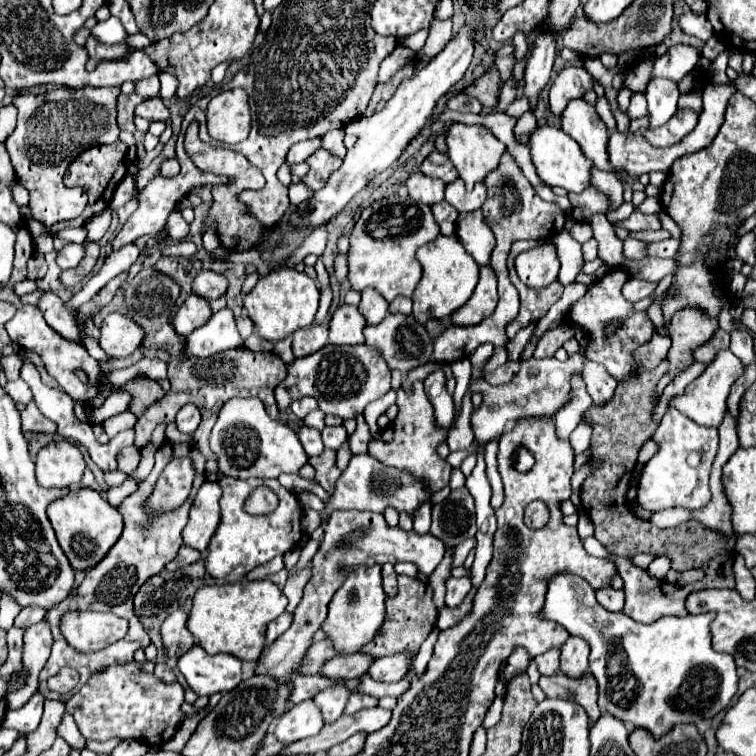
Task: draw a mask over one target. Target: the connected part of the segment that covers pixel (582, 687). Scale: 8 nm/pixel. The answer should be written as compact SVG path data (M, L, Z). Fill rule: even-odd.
M558 673L554 677L540 677L540 689L546 693L546 697L554 699L570 699L582 705L588 713L590 723L600 719L602 711L596 703L598 699L598 687L594 677L588 673L582 679L568 679L564 673Z

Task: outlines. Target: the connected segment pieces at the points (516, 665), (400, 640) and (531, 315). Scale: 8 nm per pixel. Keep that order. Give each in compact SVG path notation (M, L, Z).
M516 649L510 657L508 657L508 661L506 661L506 665L504 665L504 679L506 681L512 681L514 679L514 675L518 675L518 673L526 673L528 671L528 663L530 663L530 655L526 653L526 649Z
M400 575L398 577L398 593L394 597L386 599L386 621L380 627L378 635L362 647L364 653L372 655L372 657L384 657L384 655L394 655L398 651L410 649L410 651L418 651L422 641L430 635L430 631L436 625L436 607L432 603L432 589L426 581L420 579L412 579L408 575Z
M516 241L510 249L510 255L508 255L508 271L510 271L510 281L512 285L518 289L520 293L520 313L518 317L508 323L506 327L506 335L508 339L514 339L516 333L524 327L528 327L532 321L538 321L542 315L546 315L546 311L550 309L550 305L554 305L558 299L560 299L560 293L562 293L562 285L560 283L552 283L548 285L546 289L540 289L540 291L534 291L530 287L526 287L518 275L516 275L516 269L514 269L514 257L522 253L522 241Z

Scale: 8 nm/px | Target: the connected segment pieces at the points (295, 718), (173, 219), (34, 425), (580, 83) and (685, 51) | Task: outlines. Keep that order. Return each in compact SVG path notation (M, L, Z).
M312 699L290 707L278 721L274 735L280 743L288 745L312 735L318 735L320 729L324 727L322 723L322 715L318 711L318 707L312 703Z
M177 210L170 213L165 229L172 241L182 241L188 235L188 223L182 219L181 212Z
M30 401L26 405L26 409L22 411L22 429L24 431L44 431L44 433L54 433L56 431L56 423L46 419L40 409L36 407L34 401Z
M566 67L558 73L550 87L550 111L554 115L562 115L566 103L572 99L580 99L586 91L594 89L594 79L582 67Z
M690 45L670 47L664 57L656 59L650 79L664 77L664 79L680 81L682 77L686 77L696 67L698 57L700 57L700 53L696 47L690 47Z

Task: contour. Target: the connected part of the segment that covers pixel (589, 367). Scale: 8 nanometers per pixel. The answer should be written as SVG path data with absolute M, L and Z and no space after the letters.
M586 360L582 377L595 405L605 405L613 396L618 382L599 363Z

